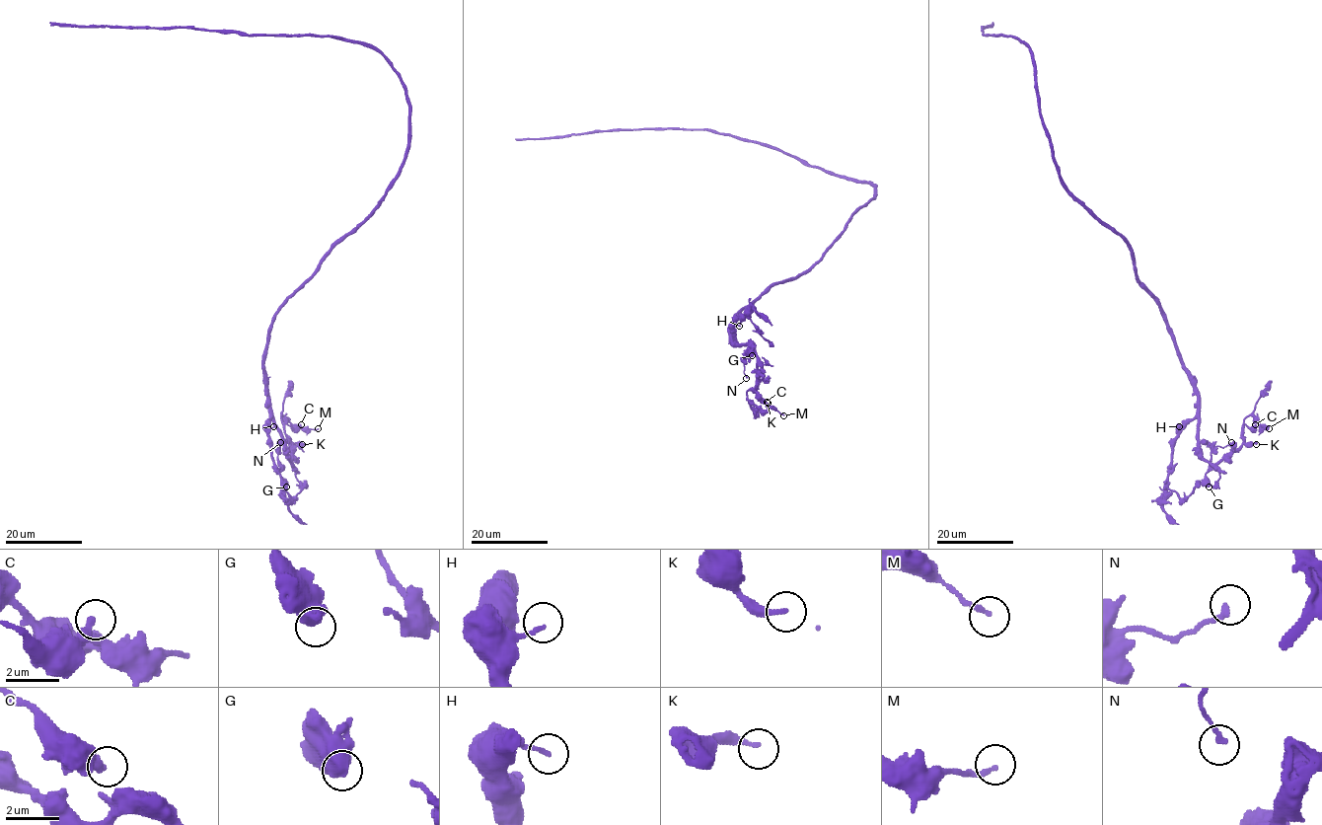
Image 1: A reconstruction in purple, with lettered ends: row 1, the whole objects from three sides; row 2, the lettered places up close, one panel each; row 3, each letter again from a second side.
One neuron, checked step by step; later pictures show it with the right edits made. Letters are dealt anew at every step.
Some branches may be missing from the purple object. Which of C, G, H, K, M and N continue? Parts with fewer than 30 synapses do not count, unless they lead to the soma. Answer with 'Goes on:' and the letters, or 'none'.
Goes on: none

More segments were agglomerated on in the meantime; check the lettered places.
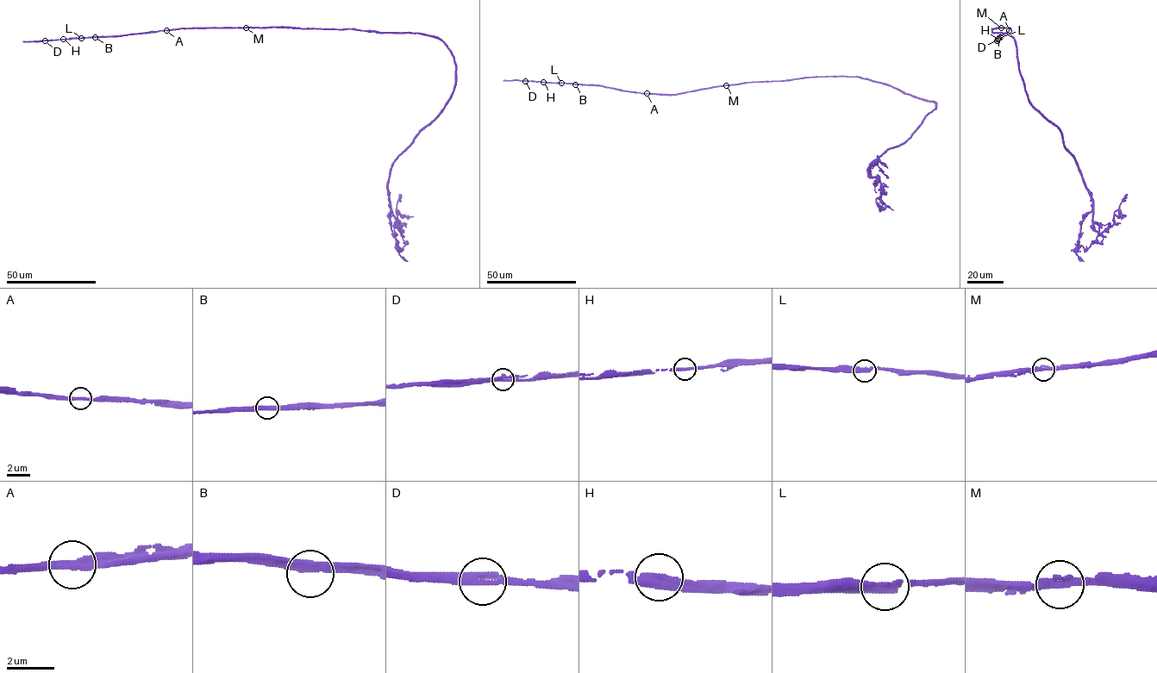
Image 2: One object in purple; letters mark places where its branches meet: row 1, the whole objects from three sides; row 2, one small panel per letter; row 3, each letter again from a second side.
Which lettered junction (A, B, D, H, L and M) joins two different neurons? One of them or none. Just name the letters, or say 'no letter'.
no letter

